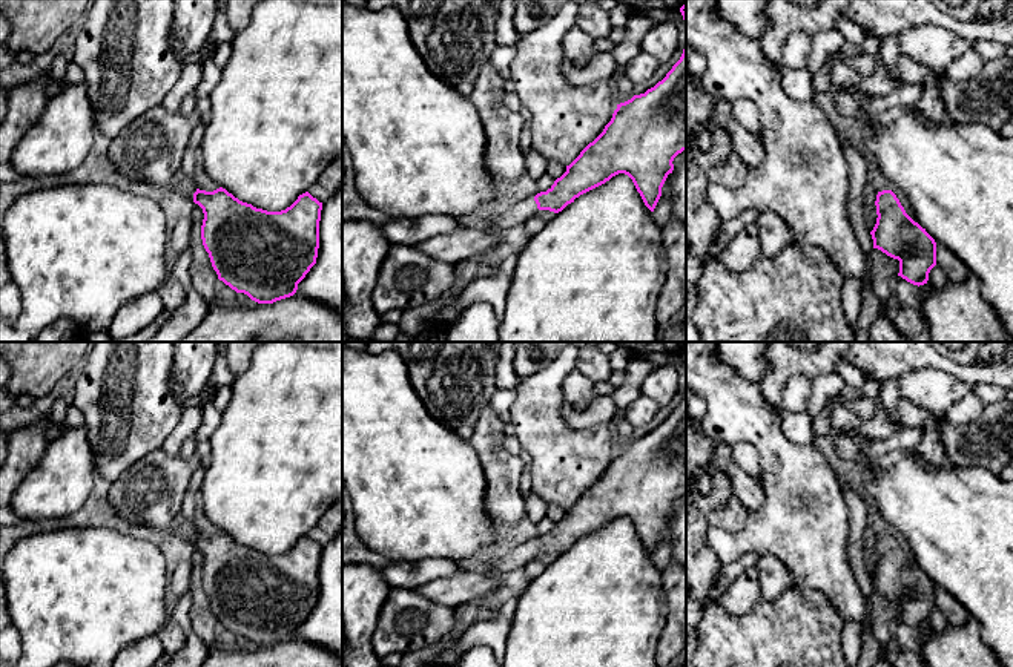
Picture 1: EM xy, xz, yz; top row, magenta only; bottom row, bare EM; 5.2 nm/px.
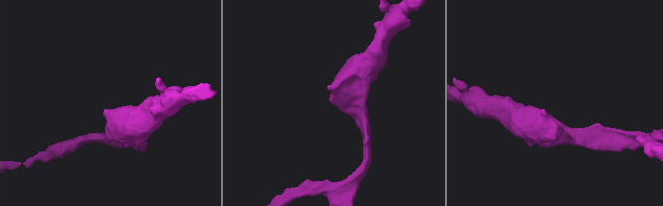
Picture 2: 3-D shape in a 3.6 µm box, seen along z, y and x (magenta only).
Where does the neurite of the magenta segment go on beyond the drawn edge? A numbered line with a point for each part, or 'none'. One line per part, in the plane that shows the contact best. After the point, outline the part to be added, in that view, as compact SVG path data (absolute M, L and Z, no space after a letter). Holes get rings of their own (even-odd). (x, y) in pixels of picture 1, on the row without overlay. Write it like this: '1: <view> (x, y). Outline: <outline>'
1: xz (519, 557). Outline: M533 540L511 549L500 558L490 560L487 572L496 577L503 577L510 570L525 567L530 561L537 560L537 557L539 552Z

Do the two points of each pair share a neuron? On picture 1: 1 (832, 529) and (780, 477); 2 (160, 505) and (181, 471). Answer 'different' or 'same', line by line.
1: same
2: same

